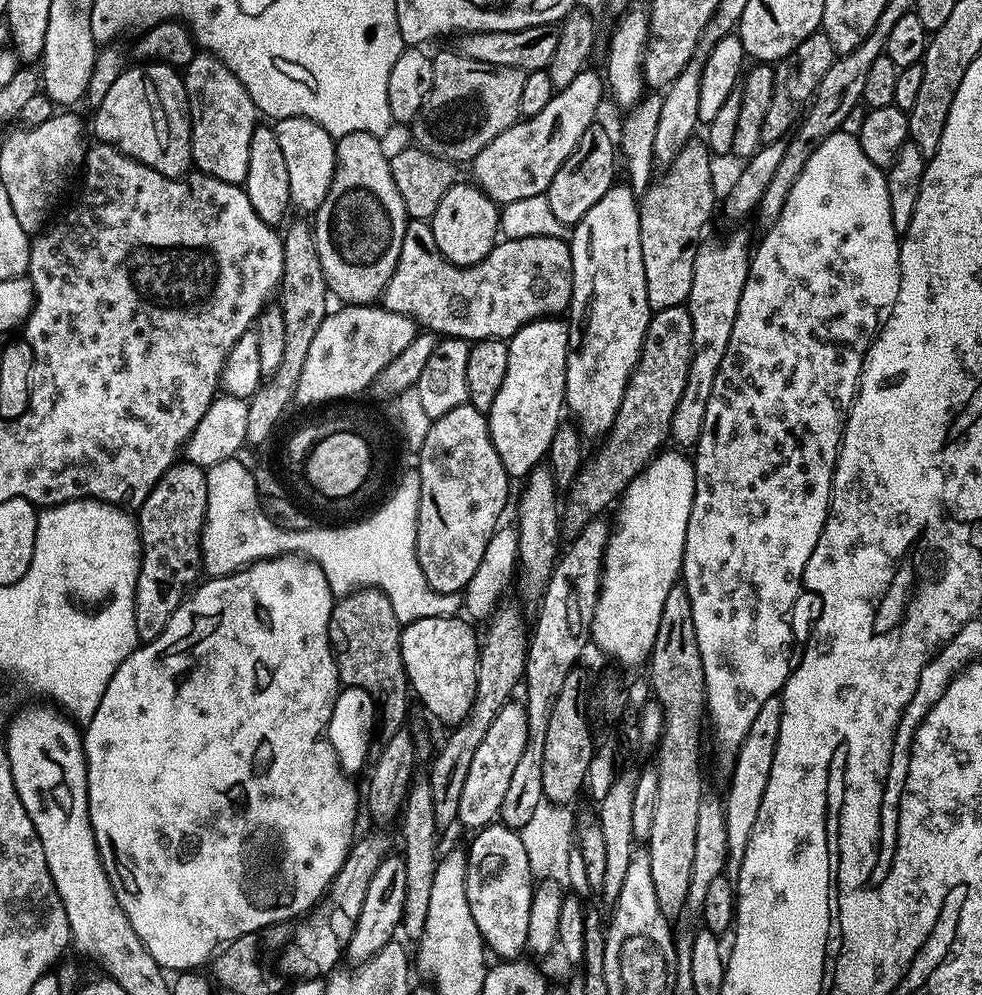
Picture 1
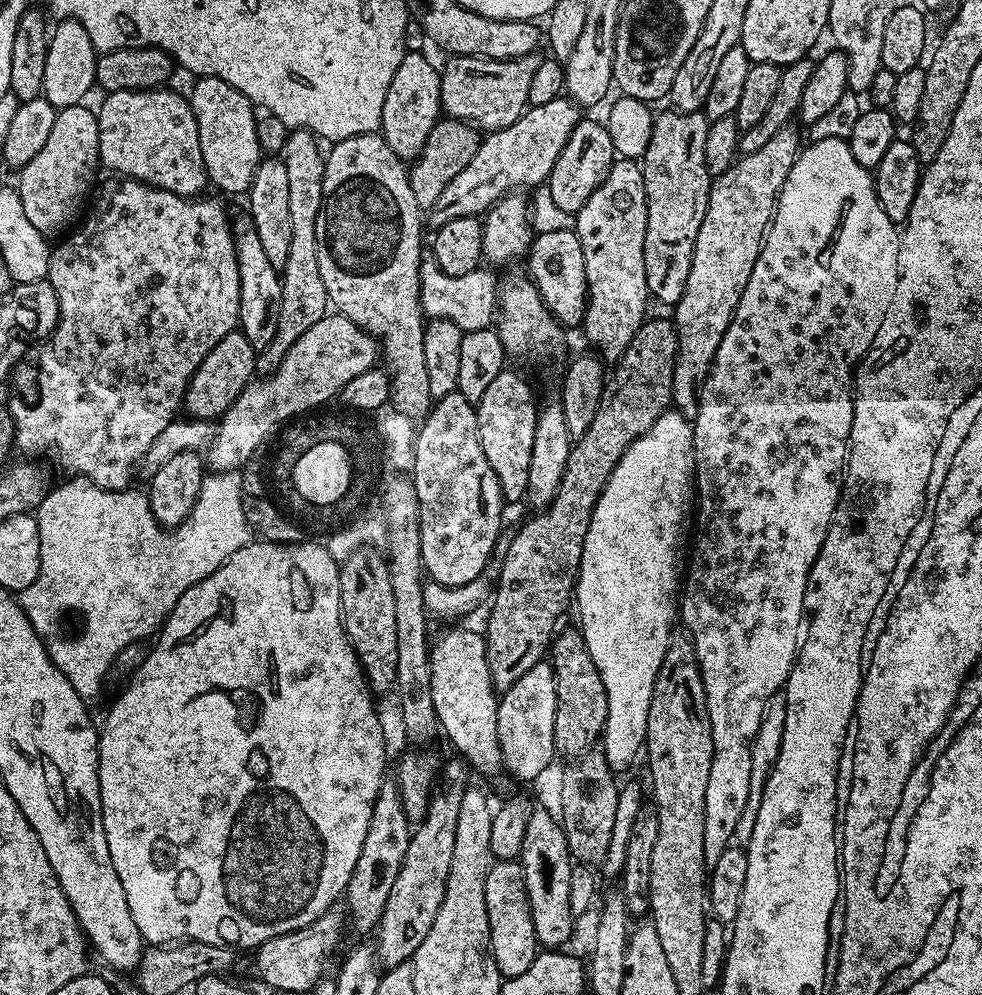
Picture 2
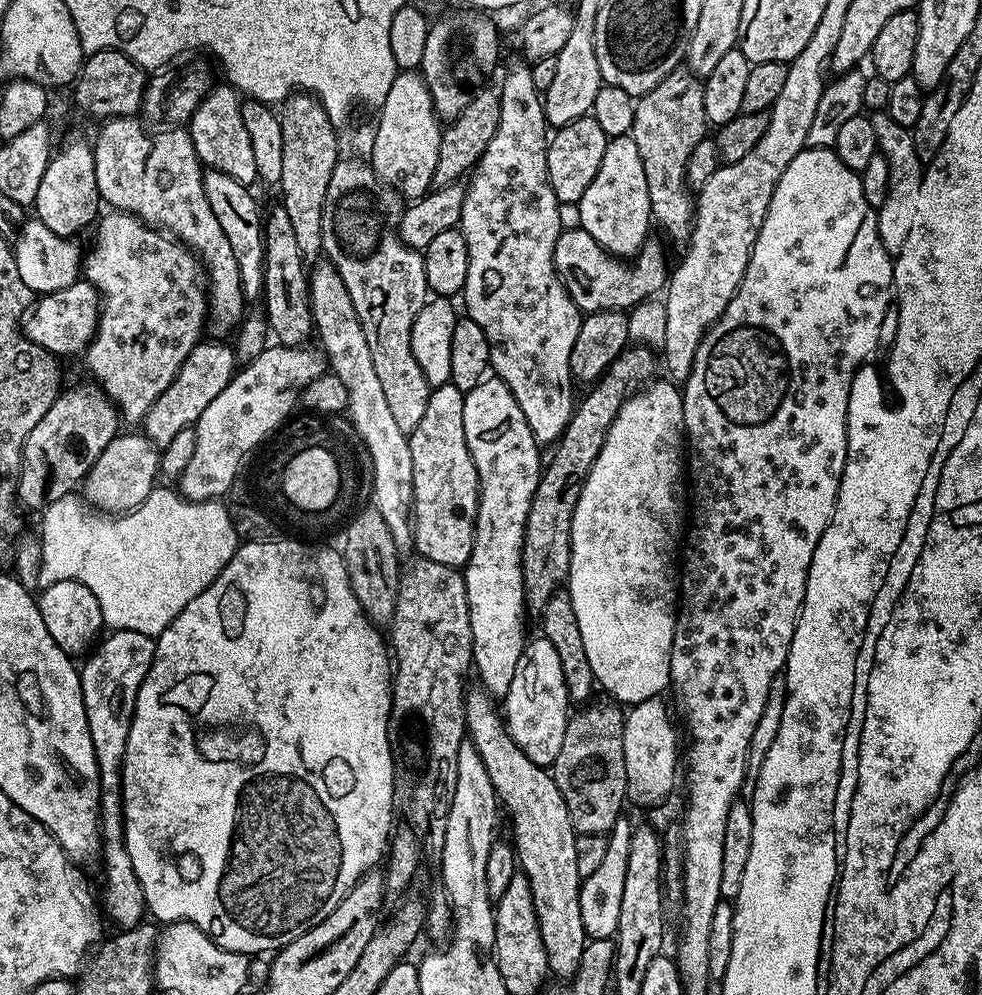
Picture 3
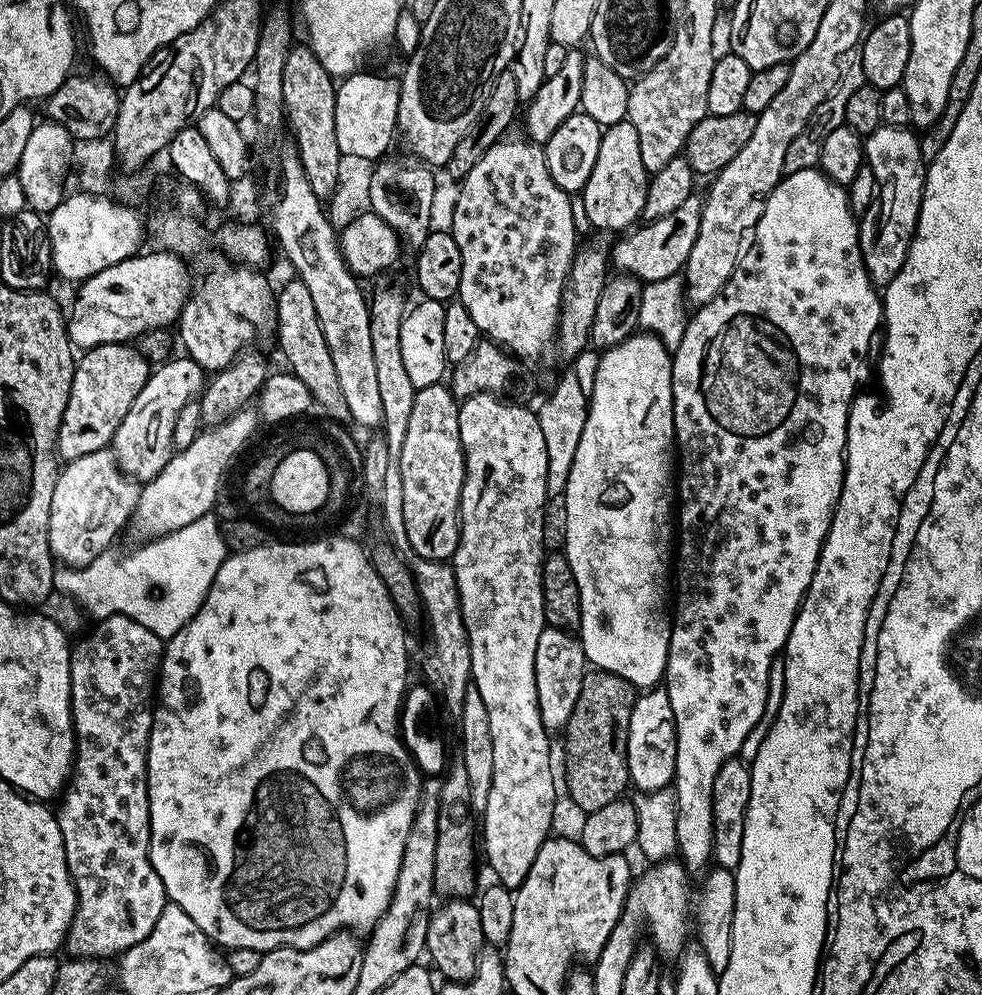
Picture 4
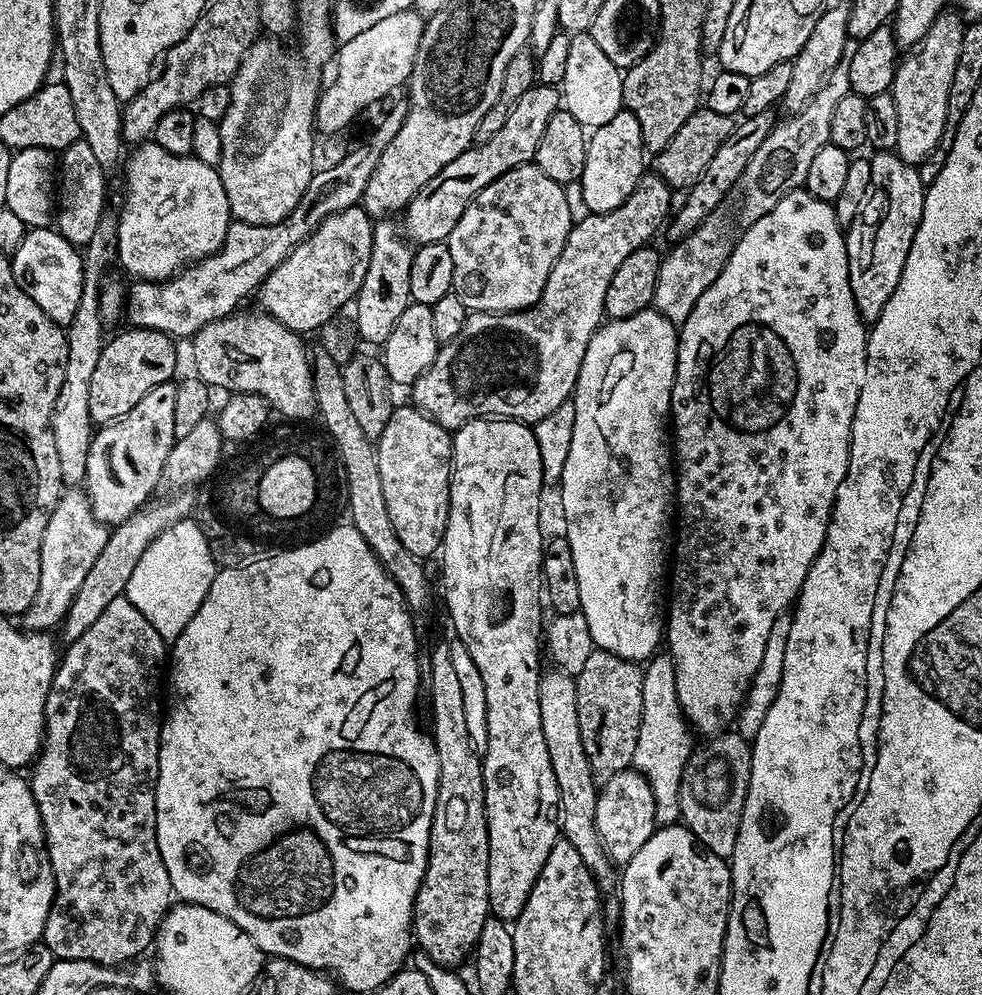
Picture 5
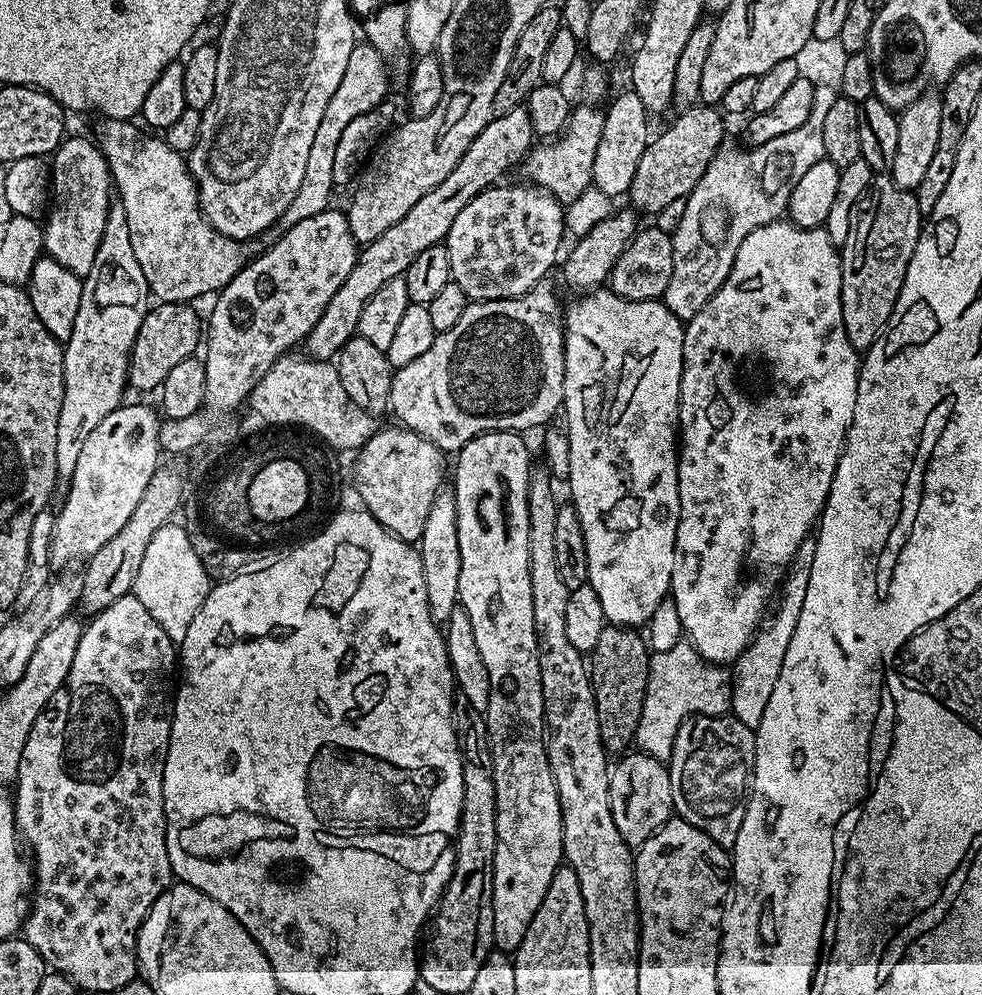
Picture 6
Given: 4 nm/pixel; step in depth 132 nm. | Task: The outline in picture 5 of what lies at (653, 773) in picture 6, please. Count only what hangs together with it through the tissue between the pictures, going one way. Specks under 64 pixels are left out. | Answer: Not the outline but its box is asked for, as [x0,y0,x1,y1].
[595,770,658,866]

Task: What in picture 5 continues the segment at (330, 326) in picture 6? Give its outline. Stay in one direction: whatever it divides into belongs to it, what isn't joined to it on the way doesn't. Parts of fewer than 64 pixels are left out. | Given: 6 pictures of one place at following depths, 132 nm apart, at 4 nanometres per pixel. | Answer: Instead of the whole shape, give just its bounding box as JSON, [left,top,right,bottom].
[402,83,561,245]

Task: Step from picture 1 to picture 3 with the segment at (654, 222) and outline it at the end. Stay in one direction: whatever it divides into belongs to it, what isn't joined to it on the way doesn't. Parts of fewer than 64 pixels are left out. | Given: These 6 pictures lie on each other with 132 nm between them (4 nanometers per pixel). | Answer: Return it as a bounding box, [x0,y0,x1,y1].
[630,70,710,246]

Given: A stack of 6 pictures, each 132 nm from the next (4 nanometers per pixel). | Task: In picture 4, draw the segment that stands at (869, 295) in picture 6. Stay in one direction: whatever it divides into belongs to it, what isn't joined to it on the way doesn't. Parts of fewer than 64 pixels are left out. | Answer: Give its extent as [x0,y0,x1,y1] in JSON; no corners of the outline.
[859,124,926,290]

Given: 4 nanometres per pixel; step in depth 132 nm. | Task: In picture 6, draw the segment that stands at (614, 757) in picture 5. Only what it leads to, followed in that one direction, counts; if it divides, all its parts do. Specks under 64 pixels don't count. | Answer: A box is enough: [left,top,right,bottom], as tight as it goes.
[592,623,649,754]

